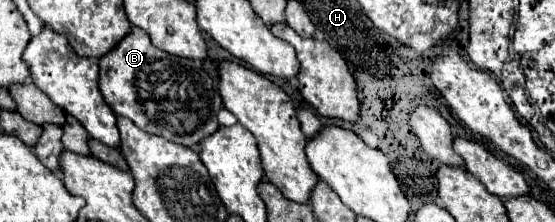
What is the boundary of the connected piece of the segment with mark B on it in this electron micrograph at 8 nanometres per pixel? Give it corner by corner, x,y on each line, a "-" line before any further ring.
134,26
108,54
100,58
98,86
108,106
118,116
130,118
140,130
164,136
182,146
196,146
220,126
216,112
222,108
222,102
216,84
214,60
188,60
164,54
160,48
152,46
144,30

